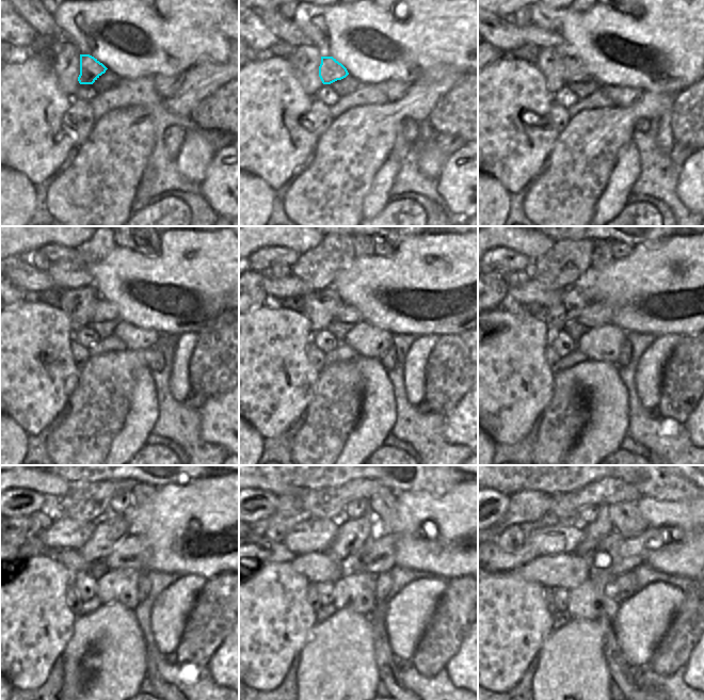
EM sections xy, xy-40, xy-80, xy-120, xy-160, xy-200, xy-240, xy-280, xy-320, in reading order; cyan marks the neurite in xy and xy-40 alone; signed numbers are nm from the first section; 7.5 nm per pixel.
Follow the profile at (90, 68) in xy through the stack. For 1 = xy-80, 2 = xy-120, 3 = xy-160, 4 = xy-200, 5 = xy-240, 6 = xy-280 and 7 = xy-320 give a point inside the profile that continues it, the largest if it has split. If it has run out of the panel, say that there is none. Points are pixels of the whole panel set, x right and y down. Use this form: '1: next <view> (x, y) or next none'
1: next xy-80 (574, 70)
2: next xy-120 (104, 311)
3: next xy-160 (347, 313)
4: next xy-200 (604, 311)
5: next xy-240 (137, 551)
6: next xy-280 (381, 559)
7: next xy-320 (633, 552)

